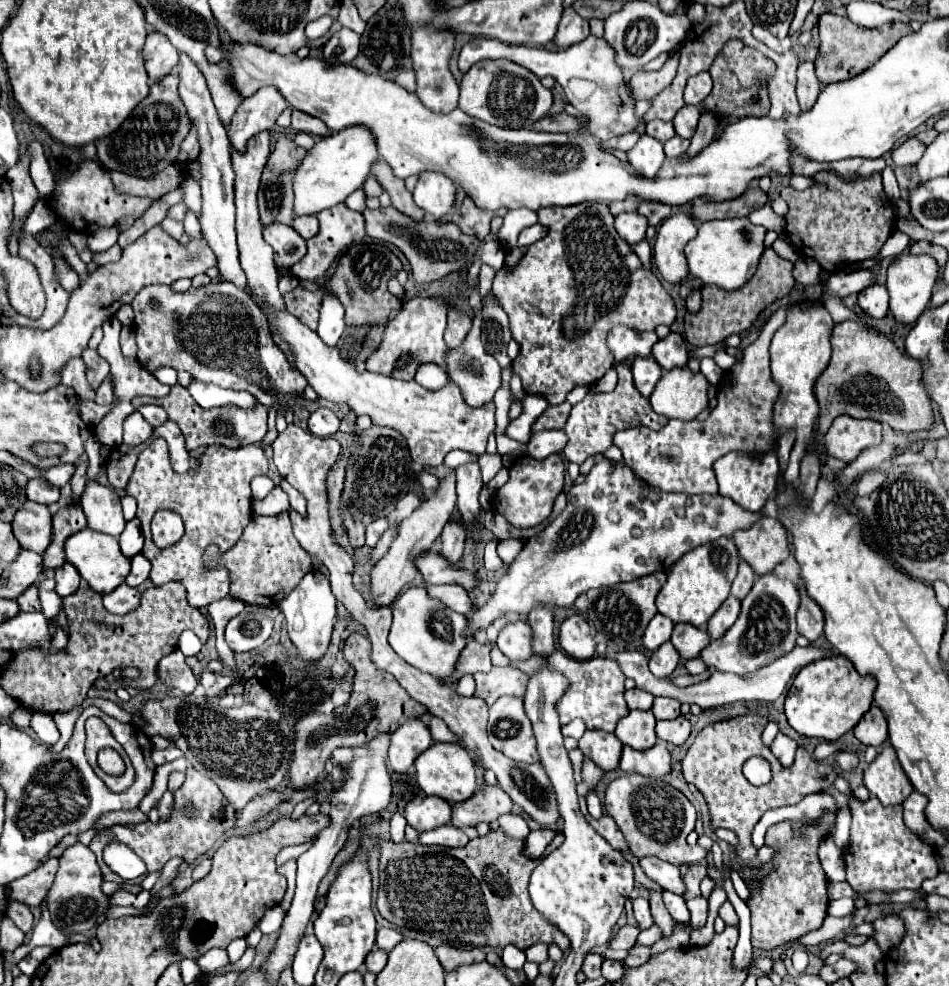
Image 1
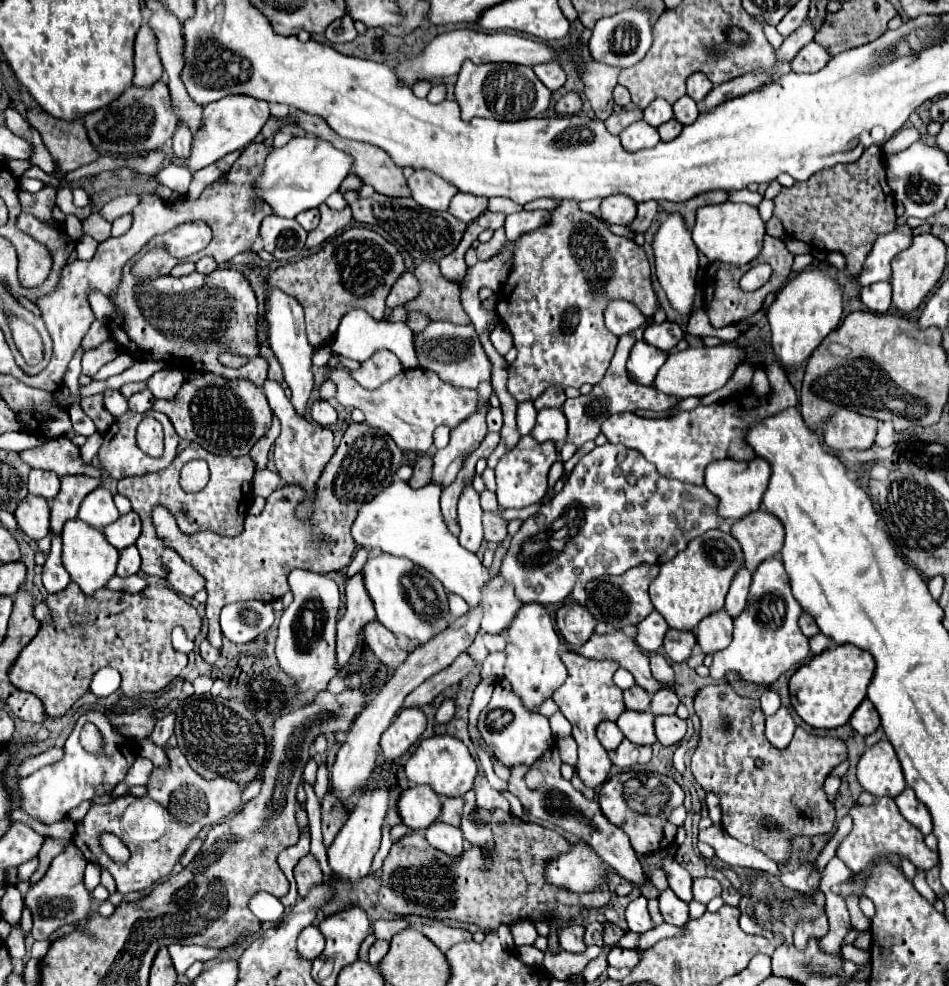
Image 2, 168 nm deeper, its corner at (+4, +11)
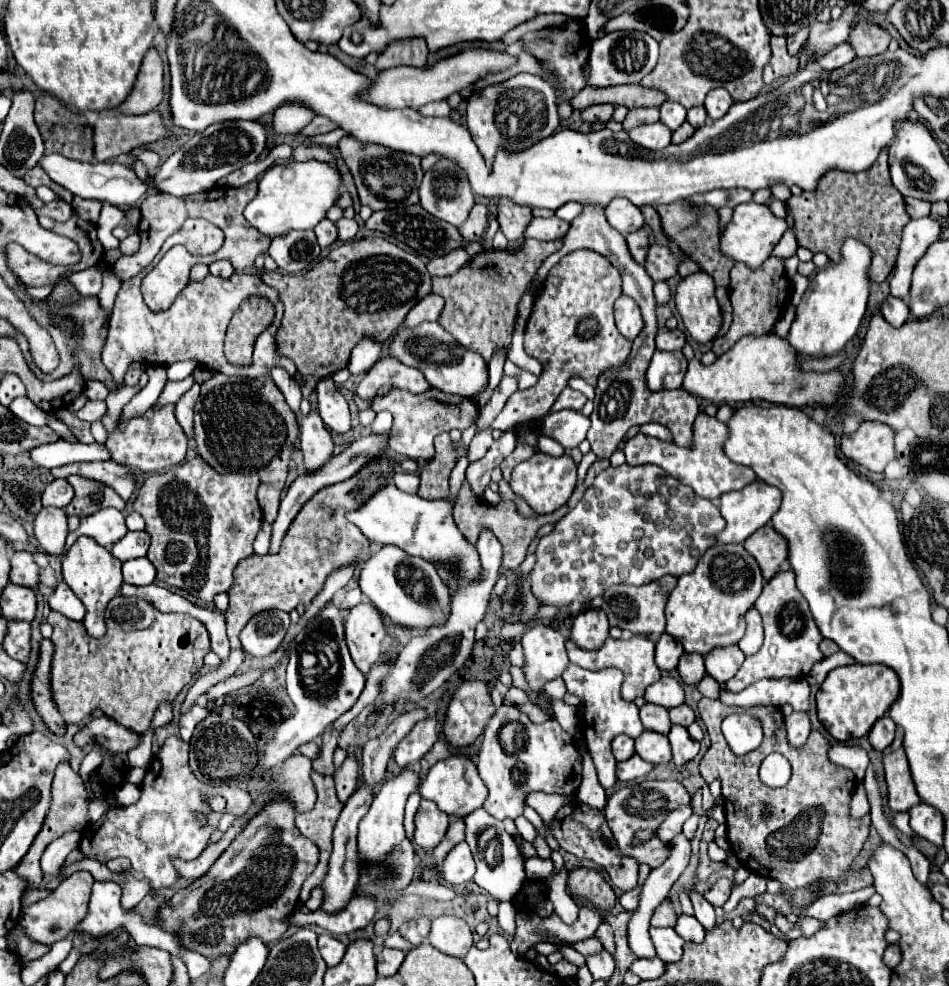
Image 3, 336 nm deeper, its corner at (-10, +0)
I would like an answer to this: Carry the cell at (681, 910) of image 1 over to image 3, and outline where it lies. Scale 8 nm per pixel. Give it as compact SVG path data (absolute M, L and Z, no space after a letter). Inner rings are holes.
M681 914L679 920L677 920L677 926L675 926L675 932L687 940L687 942L695 942L695 944L701 944L703 938L705 938L705 928L699 924L699 920L695 916L687 916L687 914Z

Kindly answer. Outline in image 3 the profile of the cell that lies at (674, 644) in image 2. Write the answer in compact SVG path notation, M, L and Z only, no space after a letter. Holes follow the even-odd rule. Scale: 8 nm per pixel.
M683 654L679 660L679 676L683 684L699 684L699 680L705 676L705 664L703 656L699 654Z

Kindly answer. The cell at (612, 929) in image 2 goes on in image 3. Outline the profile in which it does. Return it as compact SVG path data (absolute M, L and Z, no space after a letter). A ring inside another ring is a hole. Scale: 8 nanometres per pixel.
M601 922L601 926L597 928L597 932L595 932L595 938L603 944L603 948L605 950L609 950L609 952L615 952L615 942L613 942L613 928L609 926L609 922Z

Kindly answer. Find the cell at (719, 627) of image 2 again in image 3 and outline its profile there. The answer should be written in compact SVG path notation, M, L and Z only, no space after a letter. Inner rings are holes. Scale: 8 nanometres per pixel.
M737 646L715 648L711 654L705 656L705 668L707 668L707 674L713 676L719 684L725 684L735 676L743 660L745 660L745 654Z

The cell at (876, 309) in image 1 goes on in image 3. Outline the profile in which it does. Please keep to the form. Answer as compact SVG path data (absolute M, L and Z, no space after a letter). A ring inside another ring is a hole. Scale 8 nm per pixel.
M889 296L883 304L881 304L881 312L883 312L883 318L891 324L891 326L903 326L905 320L909 318L909 306L899 300L899 298L893 298Z

